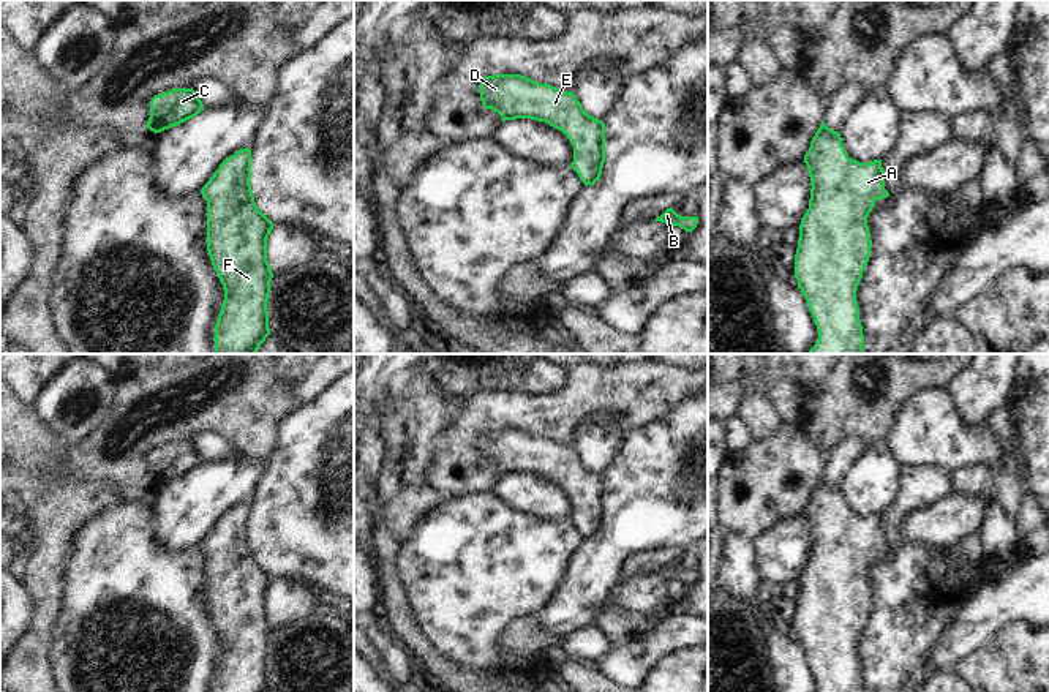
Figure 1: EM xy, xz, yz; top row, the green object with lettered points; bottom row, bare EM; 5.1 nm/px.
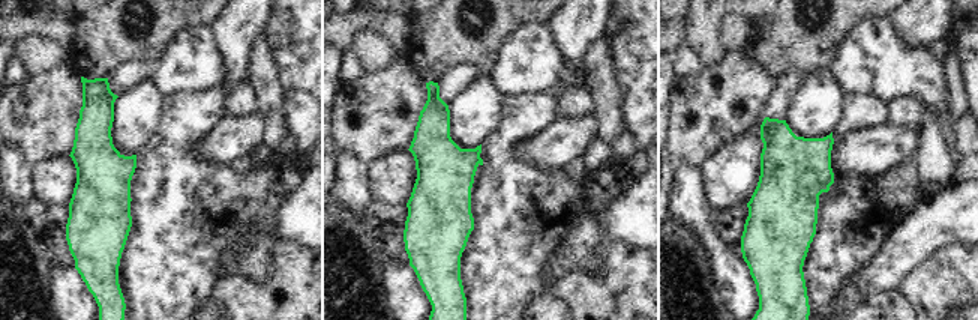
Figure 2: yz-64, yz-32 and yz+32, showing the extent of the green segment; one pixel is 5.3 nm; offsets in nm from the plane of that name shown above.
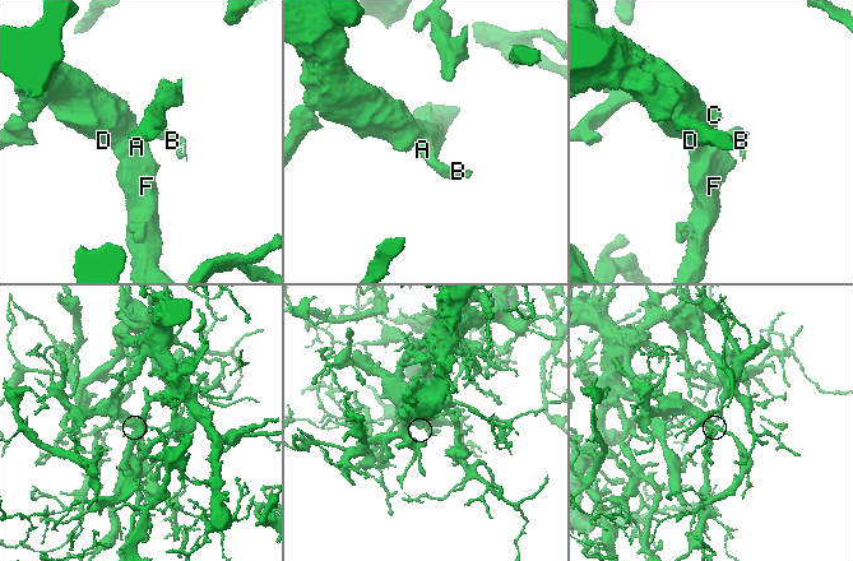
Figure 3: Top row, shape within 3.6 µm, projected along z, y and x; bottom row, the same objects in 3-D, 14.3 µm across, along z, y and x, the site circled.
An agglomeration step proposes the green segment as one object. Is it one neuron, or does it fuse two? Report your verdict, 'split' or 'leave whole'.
leave whole

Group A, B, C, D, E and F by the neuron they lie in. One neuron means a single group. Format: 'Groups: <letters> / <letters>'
Groups: A B C D E F

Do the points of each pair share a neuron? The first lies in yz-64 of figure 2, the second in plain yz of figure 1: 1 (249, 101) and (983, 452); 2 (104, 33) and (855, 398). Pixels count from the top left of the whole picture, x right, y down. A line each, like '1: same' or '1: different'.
1: different
2: same

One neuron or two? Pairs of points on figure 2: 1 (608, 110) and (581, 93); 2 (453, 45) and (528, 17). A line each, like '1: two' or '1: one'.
1: two
2: one

